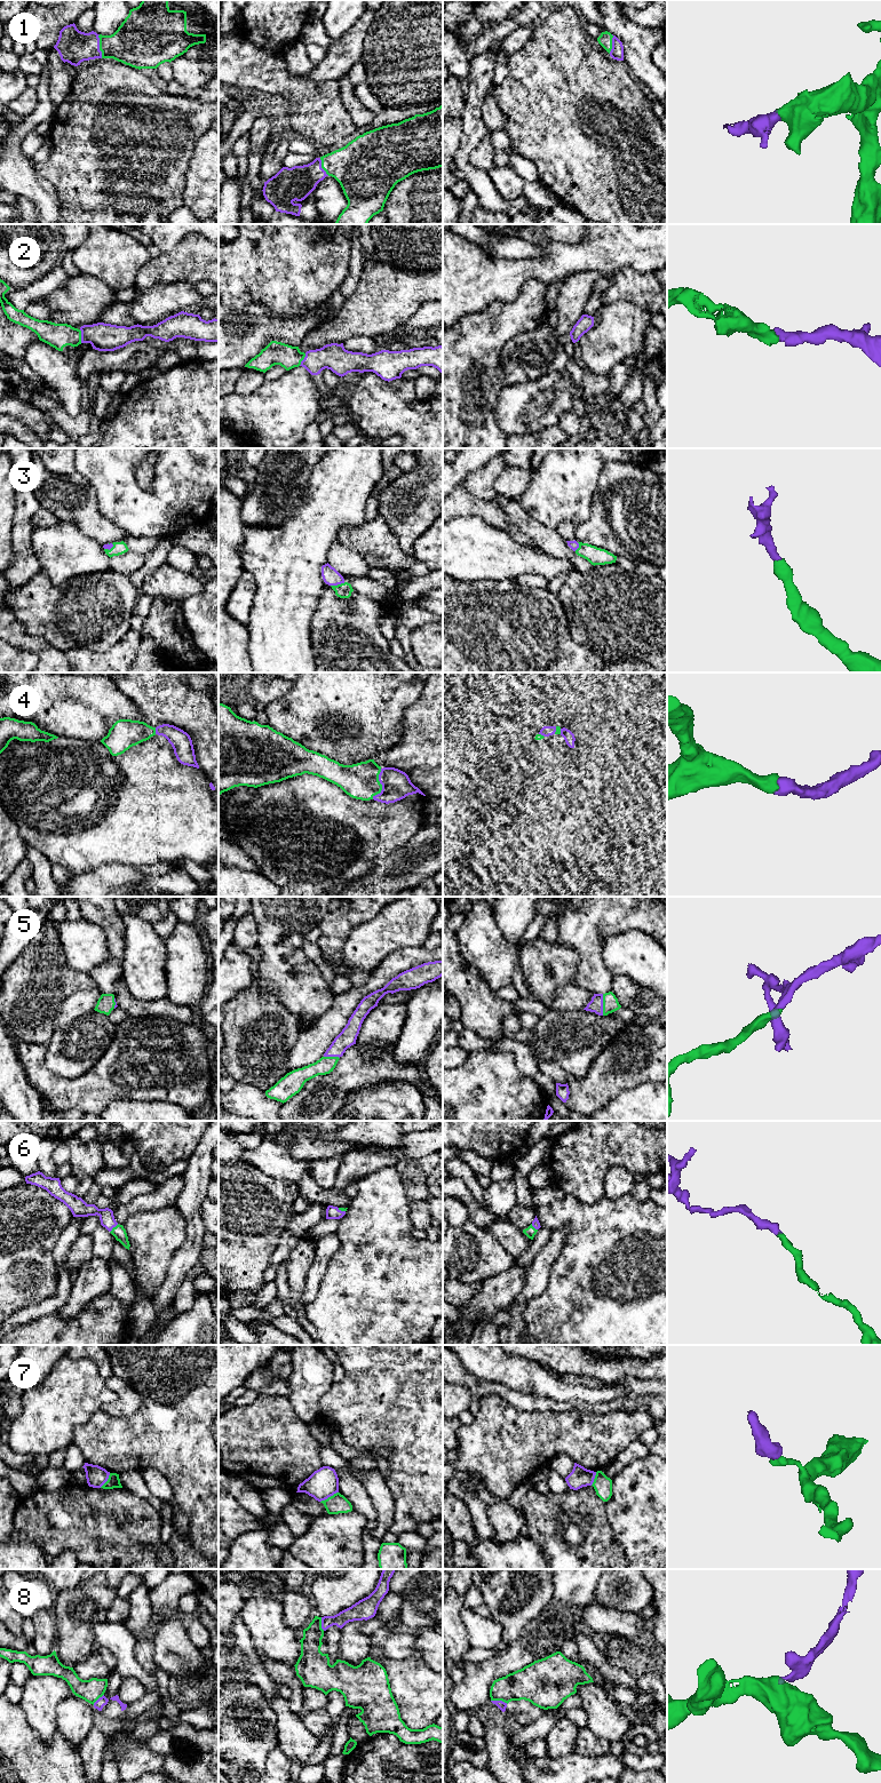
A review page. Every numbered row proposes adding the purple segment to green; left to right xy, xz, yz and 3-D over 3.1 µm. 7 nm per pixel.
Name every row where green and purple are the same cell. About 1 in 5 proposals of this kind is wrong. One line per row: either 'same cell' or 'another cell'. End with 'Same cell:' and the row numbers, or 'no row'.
1: same cell
2: same cell
3: same cell
4: same cell
5: same cell
6: same cell
7: another cell
8: another cell
Same cell: 1, 2, 3, 4, 5, 6

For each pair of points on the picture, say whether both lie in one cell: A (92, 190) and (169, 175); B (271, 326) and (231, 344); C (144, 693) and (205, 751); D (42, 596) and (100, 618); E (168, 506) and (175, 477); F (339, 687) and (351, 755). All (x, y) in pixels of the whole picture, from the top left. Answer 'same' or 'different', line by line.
A: same
B: same
C: same
D: same
E: same
F: same

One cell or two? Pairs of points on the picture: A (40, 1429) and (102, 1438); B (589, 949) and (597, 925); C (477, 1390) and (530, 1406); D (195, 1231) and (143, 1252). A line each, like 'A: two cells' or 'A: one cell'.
A: two cells
B: one cell
C: one cell
D: two cells

